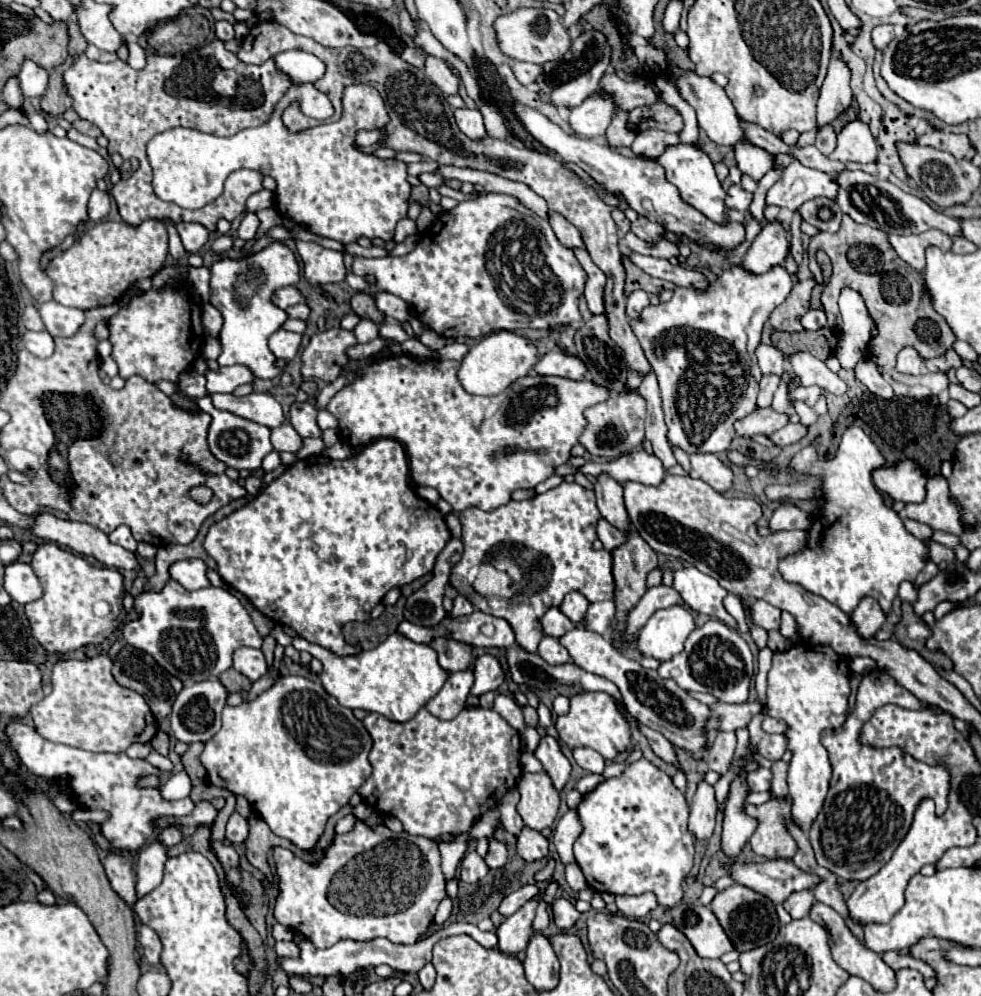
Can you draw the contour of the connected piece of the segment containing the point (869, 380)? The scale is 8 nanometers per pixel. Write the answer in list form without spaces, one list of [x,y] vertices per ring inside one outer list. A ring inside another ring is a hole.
[[[861,358],[857,362],[857,366],[853,368],[853,374],[855,378],[865,384],[875,396],[881,396],[881,398],[893,398],[893,388],[889,386],[889,382],[881,376],[881,372],[877,370],[877,366],[869,360],[869,358]]]

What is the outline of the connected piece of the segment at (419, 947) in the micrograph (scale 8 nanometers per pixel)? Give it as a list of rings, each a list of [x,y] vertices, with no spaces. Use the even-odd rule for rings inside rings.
[[[453,924],[449,930],[439,930],[427,938],[419,938],[415,944],[393,944],[385,938],[375,938],[375,940],[367,940],[367,942],[355,942],[355,940],[341,940],[339,944],[319,950],[315,948],[309,940],[299,944],[301,948],[301,956],[299,958],[281,958],[281,966],[287,974],[299,974],[299,976],[339,976],[339,978],[347,978],[349,974],[353,974],[355,970],[361,968],[375,968],[379,964],[389,964],[393,970],[397,972],[405,972],[405,974],[417,974],[427,962],[431,962],[431,950],[433,946],[449,936],[449,934],[469,934],[473,940],[477,940],[481,946],[485,948],[495,948],[497,946],[497,936],[495,932],[481,932],[475,924]]]

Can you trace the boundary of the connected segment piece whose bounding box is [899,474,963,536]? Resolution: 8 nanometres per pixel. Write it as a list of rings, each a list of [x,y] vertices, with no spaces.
[[[933,476],[927,480],[927,496],[921,504],[907,504],[901,510],[901,518],[911,518],[931,526],[933,530],[943,530],[953,536],[963,534],[963,524],[959,520],[957,506],[949,500],[949,488],[945,476]]]

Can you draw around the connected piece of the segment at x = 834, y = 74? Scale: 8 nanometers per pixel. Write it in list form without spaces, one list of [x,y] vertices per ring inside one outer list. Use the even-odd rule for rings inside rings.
[[[831,56],[827,76],[821,86],[821,96],[817,102],[817,126],[831,124],[843,110],[851,104],[851,86],[849,86],[851,70],[849,66],[837,58]]]

